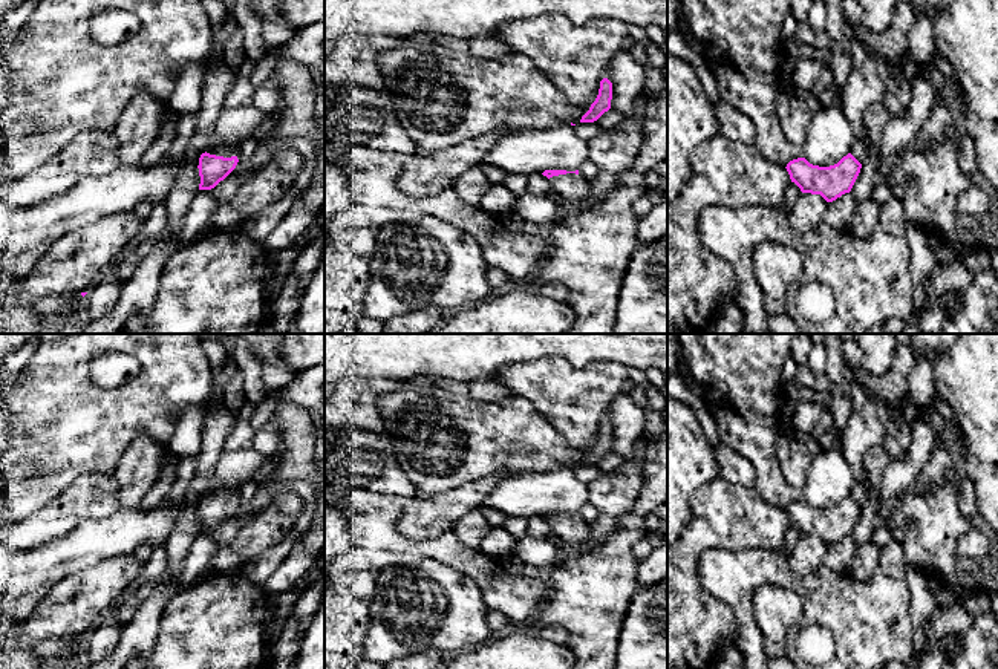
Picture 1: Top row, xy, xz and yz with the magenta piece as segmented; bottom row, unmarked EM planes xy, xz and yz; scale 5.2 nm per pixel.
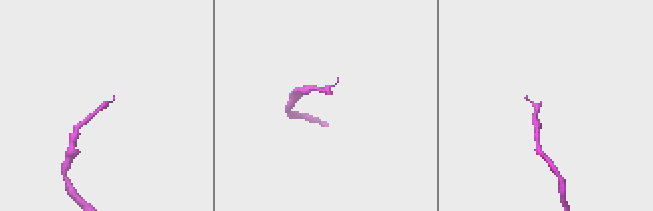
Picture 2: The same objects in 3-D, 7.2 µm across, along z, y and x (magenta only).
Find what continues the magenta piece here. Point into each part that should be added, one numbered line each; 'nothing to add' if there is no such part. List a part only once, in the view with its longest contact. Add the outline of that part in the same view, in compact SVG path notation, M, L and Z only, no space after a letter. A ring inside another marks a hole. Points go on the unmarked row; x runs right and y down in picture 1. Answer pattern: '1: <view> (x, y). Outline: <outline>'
1: xz (574, 533). Outline: M576 516L553 519L550 525L551 533L562 540L565 551L580 551L597 540L591 534L588 524Z

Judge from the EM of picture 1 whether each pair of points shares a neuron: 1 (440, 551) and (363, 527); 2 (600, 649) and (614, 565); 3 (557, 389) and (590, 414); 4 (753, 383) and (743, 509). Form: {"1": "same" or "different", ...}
{"1": "same", "2": "same", "3": "same", "4": "different"}

